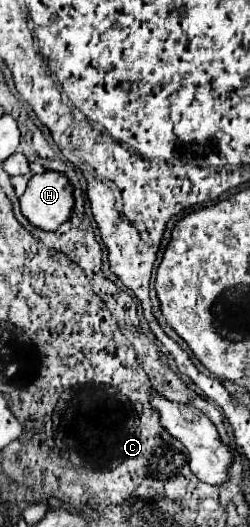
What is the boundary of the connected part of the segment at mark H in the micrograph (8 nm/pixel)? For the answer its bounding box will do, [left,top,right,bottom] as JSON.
[19,170,73,230]

